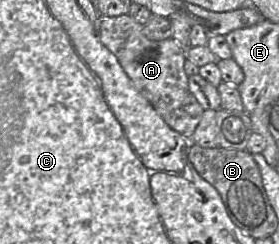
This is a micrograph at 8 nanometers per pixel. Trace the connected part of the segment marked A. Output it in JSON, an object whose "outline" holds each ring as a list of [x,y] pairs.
{"outline":[[[102,16],[97,19],[97,30],[101,43],[117,58],[133,86],[153,106],[162,119],[173,130],[191,139],[204,109],[188,87],[184,71],[187,60],[186,48],[173,38],[153,41],[142,33],[143,25],[132,16]]]}

